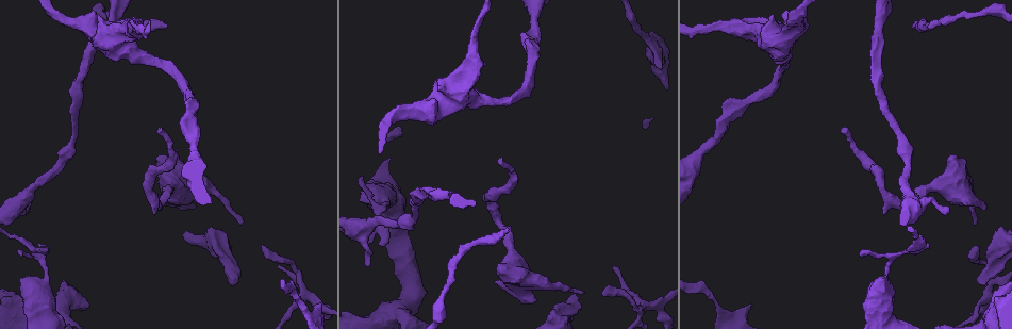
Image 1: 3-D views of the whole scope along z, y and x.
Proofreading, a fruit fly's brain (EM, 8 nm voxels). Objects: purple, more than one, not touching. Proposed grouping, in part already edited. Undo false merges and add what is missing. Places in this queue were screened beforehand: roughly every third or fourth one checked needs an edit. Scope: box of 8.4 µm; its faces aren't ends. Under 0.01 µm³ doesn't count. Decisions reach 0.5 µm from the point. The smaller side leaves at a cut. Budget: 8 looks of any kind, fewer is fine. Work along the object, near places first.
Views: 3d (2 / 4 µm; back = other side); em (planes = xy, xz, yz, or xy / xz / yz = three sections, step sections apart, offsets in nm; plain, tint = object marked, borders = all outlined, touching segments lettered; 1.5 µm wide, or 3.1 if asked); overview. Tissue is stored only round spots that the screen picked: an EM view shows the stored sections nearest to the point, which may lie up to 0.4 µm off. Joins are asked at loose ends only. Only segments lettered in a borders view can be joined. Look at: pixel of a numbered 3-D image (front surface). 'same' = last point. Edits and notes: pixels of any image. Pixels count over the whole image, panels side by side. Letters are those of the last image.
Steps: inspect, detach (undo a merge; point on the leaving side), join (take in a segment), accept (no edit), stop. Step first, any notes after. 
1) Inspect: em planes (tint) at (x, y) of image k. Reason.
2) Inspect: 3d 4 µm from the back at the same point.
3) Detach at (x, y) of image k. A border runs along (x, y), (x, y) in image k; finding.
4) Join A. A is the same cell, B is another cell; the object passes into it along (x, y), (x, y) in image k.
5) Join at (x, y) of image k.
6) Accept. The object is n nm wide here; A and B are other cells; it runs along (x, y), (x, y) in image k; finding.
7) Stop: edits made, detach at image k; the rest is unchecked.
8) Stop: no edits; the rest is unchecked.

Inspect: em xz step 4 (borders) at (159, 127) of image 1. End of a long branch.

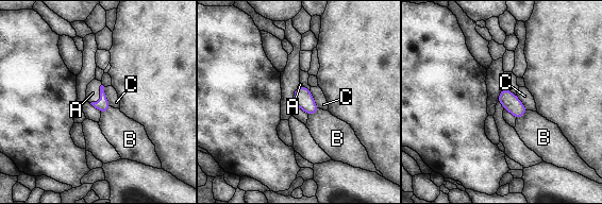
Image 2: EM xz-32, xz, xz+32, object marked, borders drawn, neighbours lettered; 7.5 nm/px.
Inspect: em planes (borders) at the same point. Cut it another way.

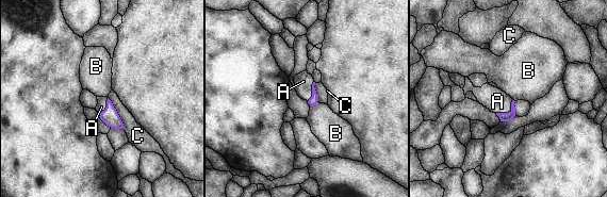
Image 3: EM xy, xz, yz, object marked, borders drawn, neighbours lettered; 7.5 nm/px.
Join at (497, 101) of image 3. The longest contact is with C, 280 nm; A is the same cell, B and C are other cells; the neuron continues.

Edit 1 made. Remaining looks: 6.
Inspect: overview. Redraw.

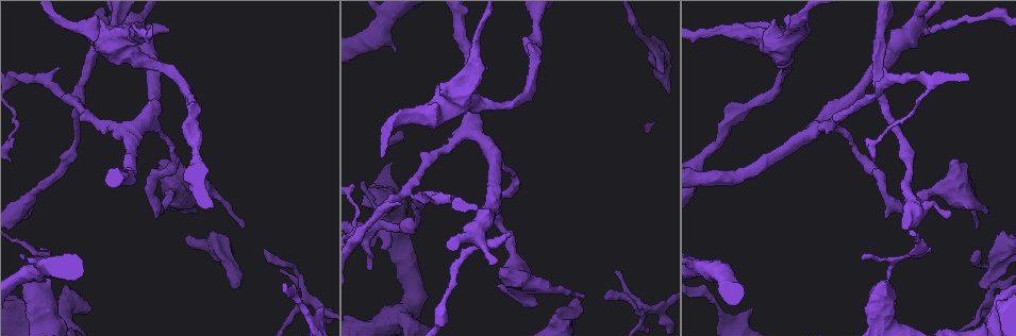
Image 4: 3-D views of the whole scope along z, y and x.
Inspect: em xz step 8 (tint) at (605, 296) of image 4. Tapers out.

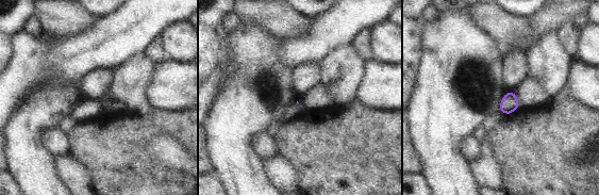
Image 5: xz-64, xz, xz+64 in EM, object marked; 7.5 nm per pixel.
Inspect: em planes (tint) at the same point.

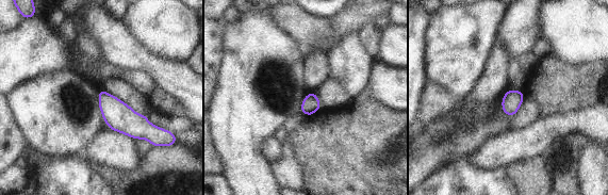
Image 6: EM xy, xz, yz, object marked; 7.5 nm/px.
Inspect: em planes (borders) at the same point. What lies round it.

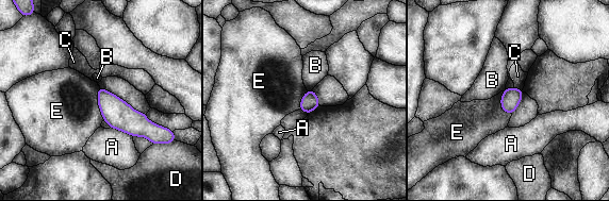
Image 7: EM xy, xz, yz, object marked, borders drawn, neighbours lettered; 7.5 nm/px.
Accept. The object is 140 nm wide here; A, B, C, D and E are other cells; a border runs along (98, 86), (97, 106), (103, 120) in image 7; no lettered segment goes on from it.

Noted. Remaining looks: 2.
Stop: edits made, join at image 3; the rest is unchecked.

